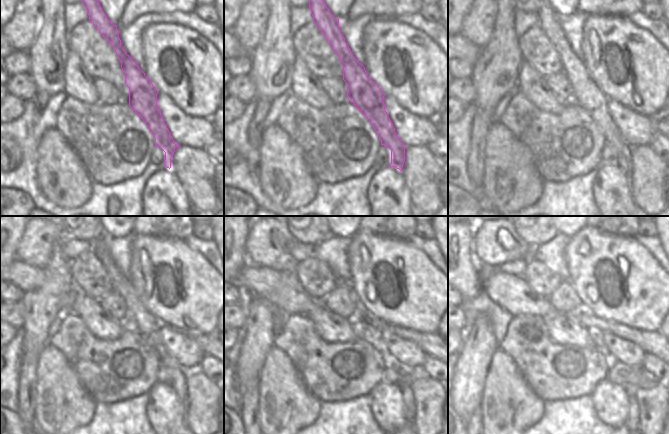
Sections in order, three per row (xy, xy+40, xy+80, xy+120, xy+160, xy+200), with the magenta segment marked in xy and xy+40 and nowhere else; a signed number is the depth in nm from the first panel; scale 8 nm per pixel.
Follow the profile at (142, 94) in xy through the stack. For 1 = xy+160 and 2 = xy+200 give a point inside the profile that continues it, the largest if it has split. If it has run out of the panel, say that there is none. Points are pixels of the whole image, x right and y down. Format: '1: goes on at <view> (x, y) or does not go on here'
1: goes on at xy+160 (408, 399)
2: goes on at xy+200 (633, 419)

